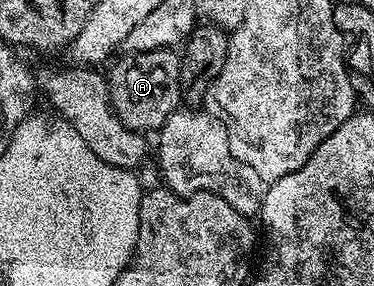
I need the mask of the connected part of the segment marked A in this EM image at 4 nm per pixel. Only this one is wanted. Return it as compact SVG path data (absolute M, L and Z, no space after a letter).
M173 49L126 52L124 56L118 56L112 62L113 70L108 70L107 73L109 98L113 109L121 122L136 133L149 135L152 129L153 132L160 131L165 120L183 101L180 56Z

